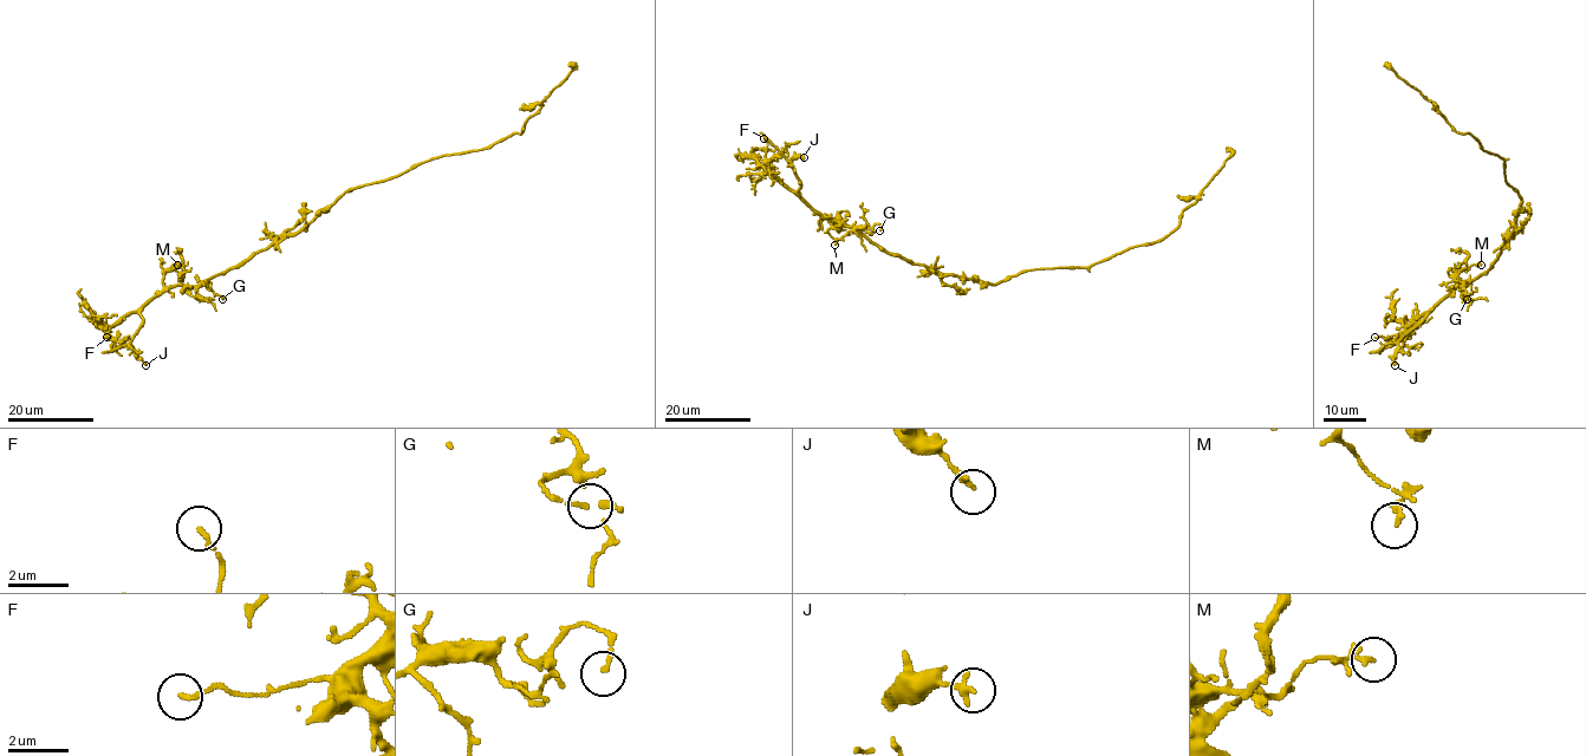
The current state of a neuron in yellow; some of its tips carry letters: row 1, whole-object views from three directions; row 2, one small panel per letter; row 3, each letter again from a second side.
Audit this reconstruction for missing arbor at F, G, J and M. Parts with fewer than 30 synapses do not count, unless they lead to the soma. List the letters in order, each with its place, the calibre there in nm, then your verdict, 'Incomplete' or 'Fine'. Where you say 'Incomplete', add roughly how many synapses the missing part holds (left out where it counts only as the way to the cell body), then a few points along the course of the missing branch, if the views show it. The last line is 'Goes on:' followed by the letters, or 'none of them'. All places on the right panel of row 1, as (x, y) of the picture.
F: Place: (1375, 337). Thickness 160 nm. Fine
G: Place: (1467, 299). Thickness 130 nm. Fine
J: Place: (1395, 365). Thickness 240 nm. Fine
M: Place: (1481, 265). Thickness 190 nm. Fine
Goes on: none of them

